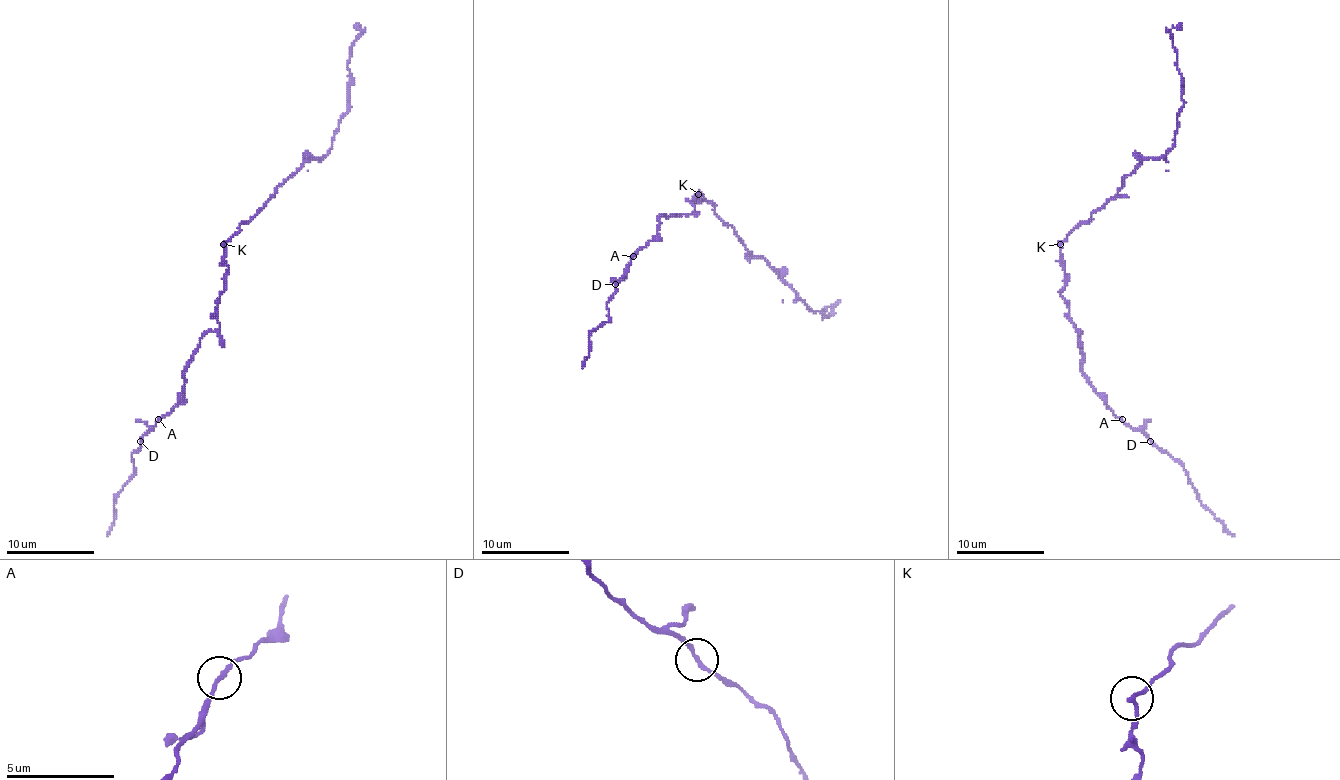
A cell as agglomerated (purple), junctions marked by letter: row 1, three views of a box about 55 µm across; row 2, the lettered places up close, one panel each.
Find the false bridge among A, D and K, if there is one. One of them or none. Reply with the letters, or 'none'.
K

